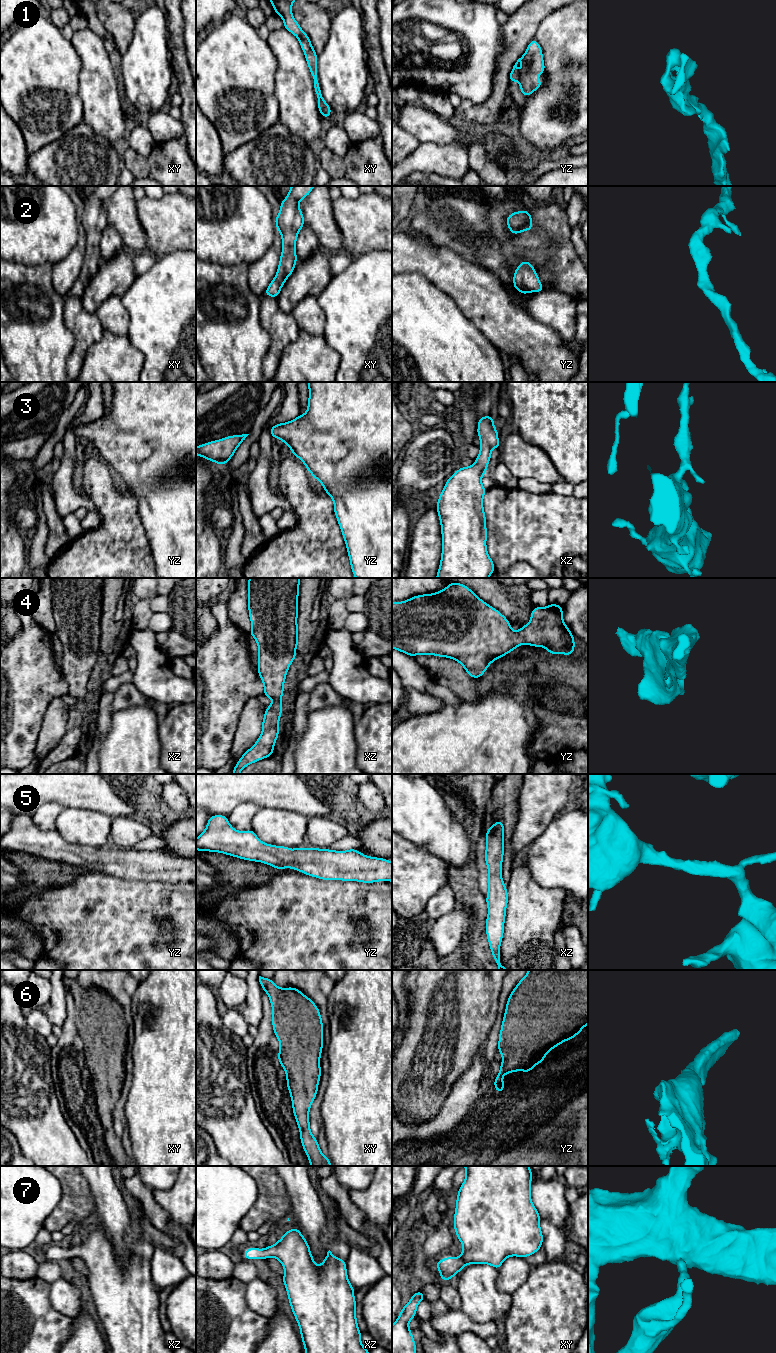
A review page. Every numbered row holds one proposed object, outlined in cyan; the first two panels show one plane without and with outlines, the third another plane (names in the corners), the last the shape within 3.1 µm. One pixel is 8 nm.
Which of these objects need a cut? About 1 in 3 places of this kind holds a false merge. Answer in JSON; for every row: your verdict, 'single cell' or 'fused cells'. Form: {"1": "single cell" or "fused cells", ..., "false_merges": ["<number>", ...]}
{"1": "single cell", "2": "single cell", "3": "single cell", "4": "single cell", "5": "single cell", "6": "single cell", "7": "single cell", "false_merges": []}

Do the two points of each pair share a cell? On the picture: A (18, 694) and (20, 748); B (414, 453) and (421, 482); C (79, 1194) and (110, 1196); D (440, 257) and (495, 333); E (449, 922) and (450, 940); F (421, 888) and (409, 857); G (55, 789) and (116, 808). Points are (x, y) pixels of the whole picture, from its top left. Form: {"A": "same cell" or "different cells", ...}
{"A": "same cell", "B": "same cell", "C": "different cells", "D": "same cell", "E": "same cell", "F": "same cell", "G": "same cell"}

